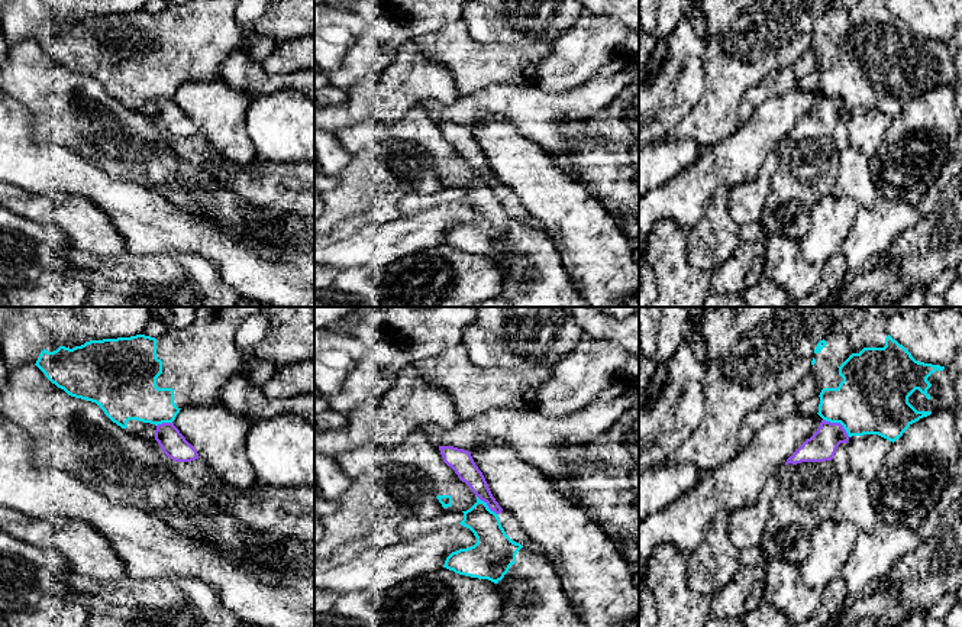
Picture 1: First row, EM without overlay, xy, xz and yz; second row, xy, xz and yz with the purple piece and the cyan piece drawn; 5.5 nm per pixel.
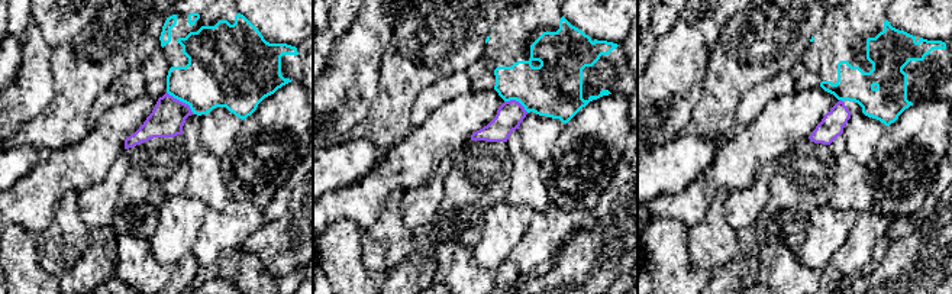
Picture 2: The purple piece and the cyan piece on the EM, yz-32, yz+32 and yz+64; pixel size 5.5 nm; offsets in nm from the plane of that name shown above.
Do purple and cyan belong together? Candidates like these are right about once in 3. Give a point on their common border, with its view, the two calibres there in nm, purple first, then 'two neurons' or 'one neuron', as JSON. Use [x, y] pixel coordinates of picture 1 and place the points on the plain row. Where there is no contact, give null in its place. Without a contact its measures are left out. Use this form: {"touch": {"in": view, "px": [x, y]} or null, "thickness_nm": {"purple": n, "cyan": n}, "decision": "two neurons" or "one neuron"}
{"touch": {"in": "yz", "px": [838, 99]}, "thickness_nm": {"purple": 160, "cyan": 400}, "decision": "two neurons"}

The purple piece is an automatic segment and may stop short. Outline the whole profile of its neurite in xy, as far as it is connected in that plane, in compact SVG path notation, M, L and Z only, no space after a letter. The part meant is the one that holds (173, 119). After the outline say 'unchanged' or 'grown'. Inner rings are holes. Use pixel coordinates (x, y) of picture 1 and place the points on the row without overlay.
M162 98L156 101L155 116L162 127L175 138L191 138L198 135L198 129L191 122L174 98Z | unchanged

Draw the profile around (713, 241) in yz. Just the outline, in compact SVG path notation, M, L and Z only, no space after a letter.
M720 185L698 224L685 230L688 261L701 271L714 272L740 243L739 224L729 213L729 191L726 185Z

